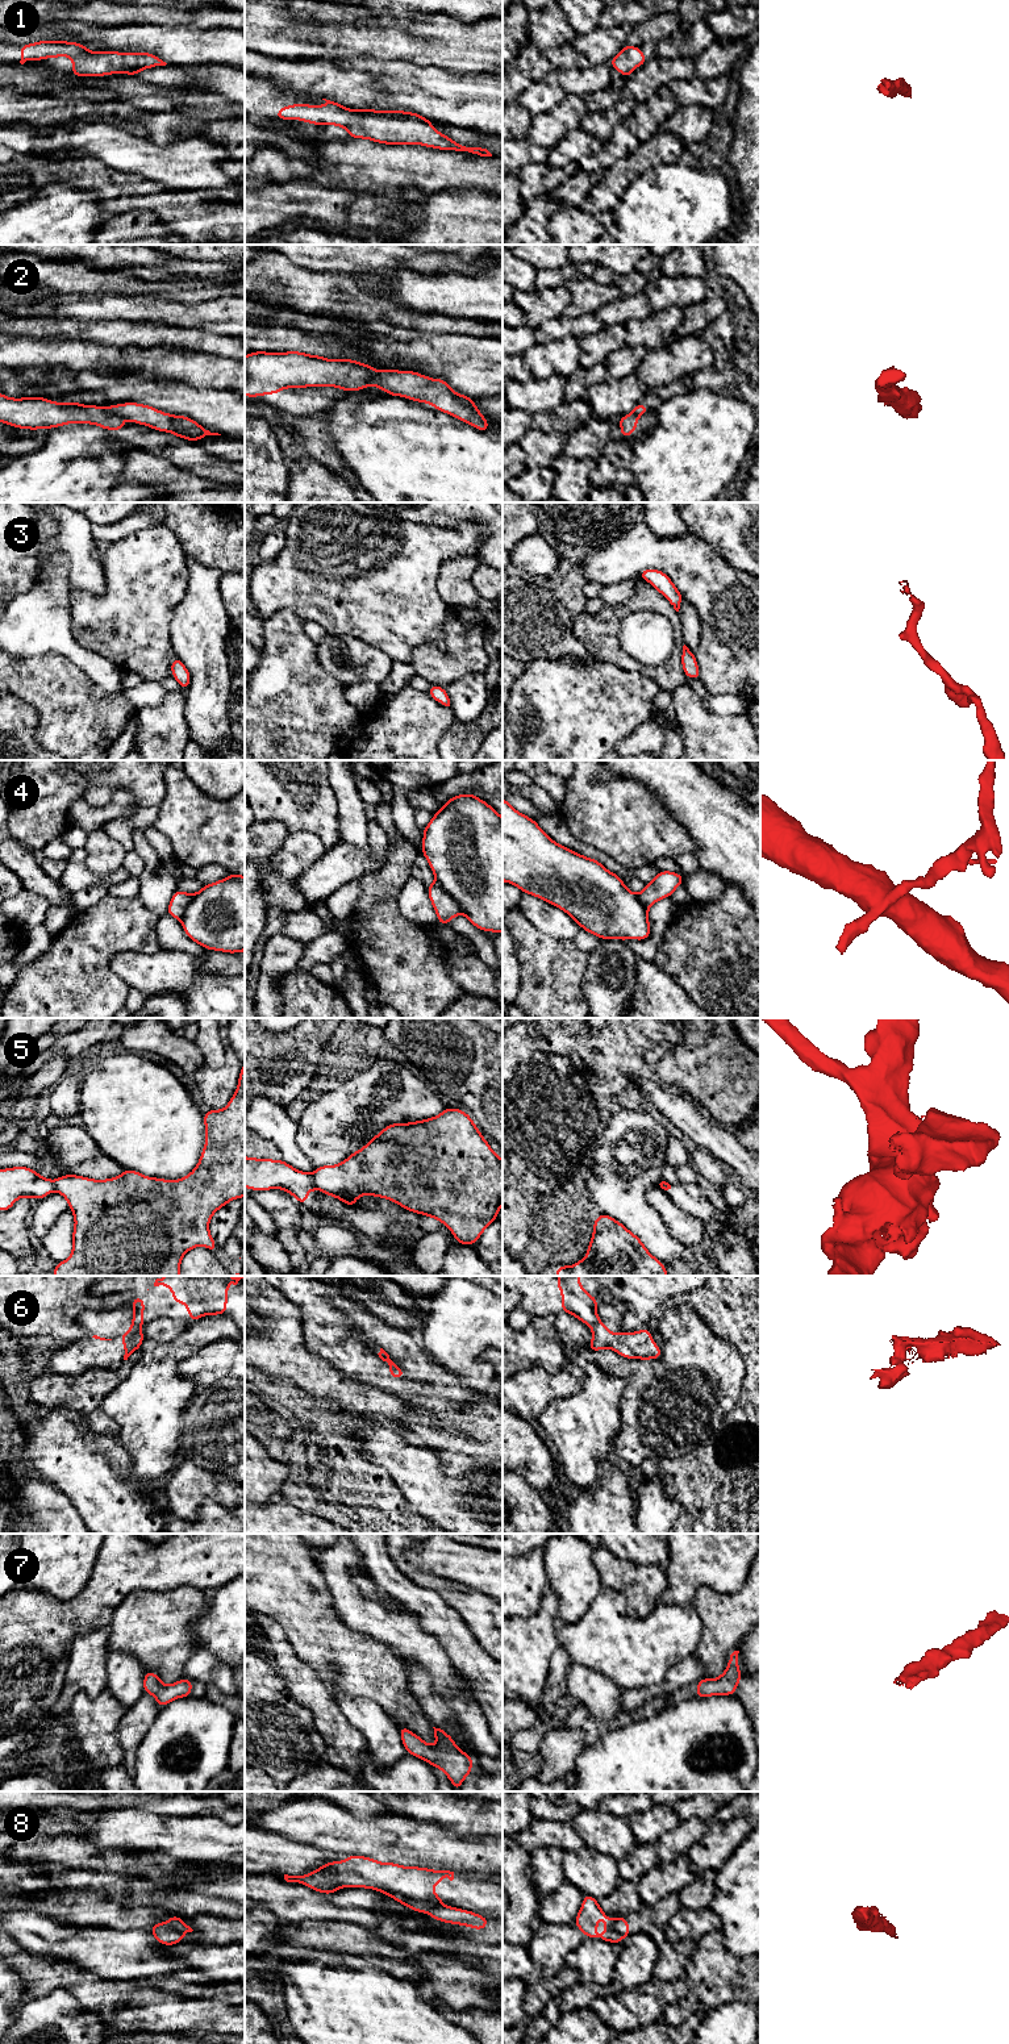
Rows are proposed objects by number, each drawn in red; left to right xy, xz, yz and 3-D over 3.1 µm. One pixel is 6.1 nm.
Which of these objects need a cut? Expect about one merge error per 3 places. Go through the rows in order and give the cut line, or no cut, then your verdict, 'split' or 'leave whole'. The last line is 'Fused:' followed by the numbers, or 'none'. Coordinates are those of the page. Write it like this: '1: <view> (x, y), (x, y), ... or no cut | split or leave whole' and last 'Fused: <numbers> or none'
1: no cut | leave whole
2: xy (105, 408), (119, 417) | split
3: no cut | leave whole
4: xz (436, 880), (463, 913) | split
5: xz (311, 1175), (317, 1188) | split
6: xz (390, 1365), (400, 1369) | split
7: no cut | leave whole
8: xy (167, 1922), (174, 1928), (184, 1932) | split
Fused: 2, 4, 5, 6, 8

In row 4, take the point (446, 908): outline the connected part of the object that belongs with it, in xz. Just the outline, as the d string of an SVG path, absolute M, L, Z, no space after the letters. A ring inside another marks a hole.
M437 881L426 885L426 888L430 902L437 913L438 923L447 926L454 917L463 914L459 904L453 900Z

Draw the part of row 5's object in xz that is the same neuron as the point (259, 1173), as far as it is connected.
M245 1156L245 1188L251 1190L283 1189L301 1205L308 1202L308 1192L316 1190L312 1175L301 1172L282 1160Z

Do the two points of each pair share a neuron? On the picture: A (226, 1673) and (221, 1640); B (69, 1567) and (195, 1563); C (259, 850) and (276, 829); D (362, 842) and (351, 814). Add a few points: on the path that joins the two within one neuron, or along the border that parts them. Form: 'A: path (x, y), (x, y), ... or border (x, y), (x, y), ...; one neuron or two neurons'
A: border (197, 1648), (211, 1651), (230, 1667); two neurons
B: border (100, 1547), (91, 1576), (79, 1593); two neurons
C: path (261, 845), (271, 834); one neuron
D: path (357, 835), (353, 829), (353, 821); one neuron

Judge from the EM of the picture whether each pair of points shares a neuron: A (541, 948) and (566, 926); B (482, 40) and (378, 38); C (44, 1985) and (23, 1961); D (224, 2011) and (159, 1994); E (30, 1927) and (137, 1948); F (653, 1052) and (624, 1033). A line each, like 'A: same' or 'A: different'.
A: different
B: same
C: same
D: same
E: same
F: different

